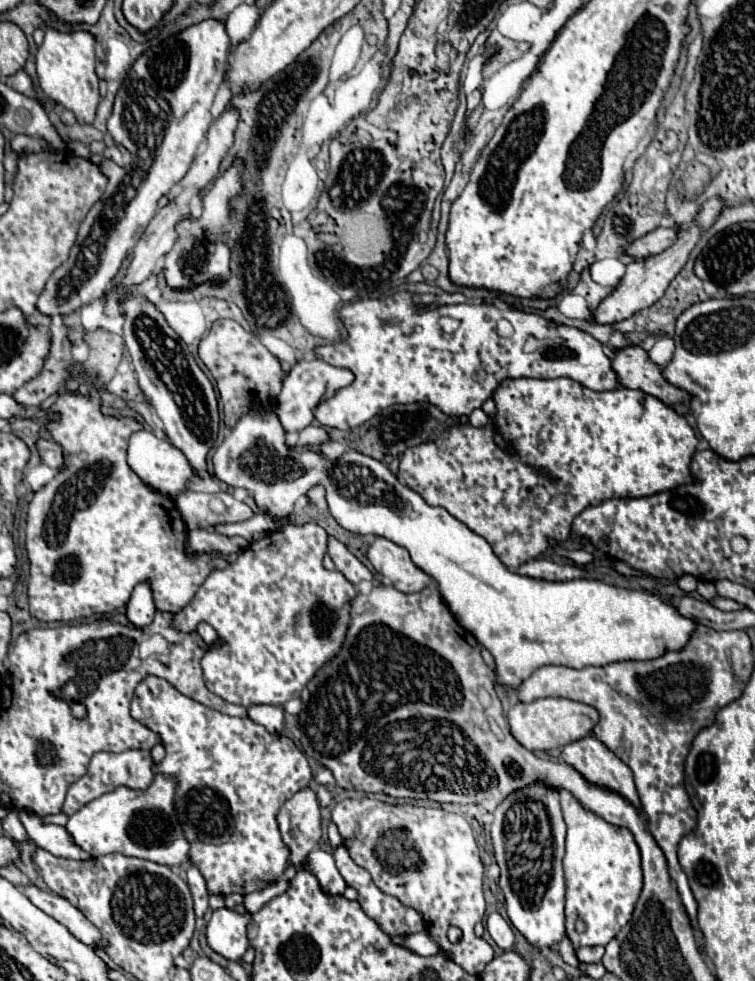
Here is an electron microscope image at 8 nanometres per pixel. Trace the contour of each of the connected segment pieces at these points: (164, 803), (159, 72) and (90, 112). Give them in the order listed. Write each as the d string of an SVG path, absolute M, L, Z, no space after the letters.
M155 773L155 779L147 789L131 789L125 785L117 787L73 813L69 817L67 831L79 847L91 847L91 857L121 853L167 867L185 865L189 861L189 843L175 813L175 791L175 777L163 773Z
M205 19L149 47L137 57L117 91L113 113L107 119L107 131L113 141L125 145L133 155L131 159L137 161L129 167L117 167L103 155L91 157L107 177L107 189L81 223L69 259L55 269L47 281L37 301L41 313L69 315L107 293L121 261L137 245L139 235L143 235L147 223L153 219L157 201L167 195L191 167L191 159L195 159L197 147L203 143L213 121L211 105L225 77L229 49L231 43L225 23Z
M47 27L37 51L37 75L43 93L51 101L71 109L79 123L93 123L99 105L99 79L95 75L95 37L89 31L63 33Z

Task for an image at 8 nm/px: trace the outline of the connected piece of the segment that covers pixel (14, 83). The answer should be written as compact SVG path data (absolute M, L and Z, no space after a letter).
M23 69L17 71L15 75L3 77L3 83L7 83L11 89L15 89L15 91L19 91L19 93L23 93L23 95L27 95L27 97L37 101L37 95L35 95L35 89L33 89L33 81Z

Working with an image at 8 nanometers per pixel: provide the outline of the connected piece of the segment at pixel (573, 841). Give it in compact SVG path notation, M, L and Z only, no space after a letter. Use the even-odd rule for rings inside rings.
M561 789L561 809L567 823L567 851L563 857L565 881L567 881L567 903L565 903L565 917L567 917L567 937L573 941L573 947L585 945L607 945L619 929L631 919L635 903L639 899L639 891L643 885L641 875L641 855L639 847L629 829L617 827L601 819L597 813L587 811L569 791ZM577 919L585 923L585 931L579 933L575 929Z

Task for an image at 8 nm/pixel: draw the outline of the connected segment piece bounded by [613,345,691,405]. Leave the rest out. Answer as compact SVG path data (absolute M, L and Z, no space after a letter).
M639 345L617 351L613 357L613 369L619 377L619 383L627 389L641 389L647 395L659 397L667 405L691 401L691 395L687 391L665 381L663 367L653 363L647 351Z

